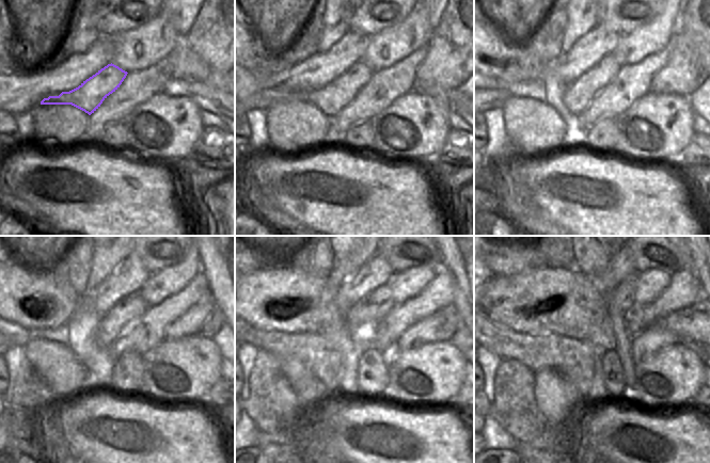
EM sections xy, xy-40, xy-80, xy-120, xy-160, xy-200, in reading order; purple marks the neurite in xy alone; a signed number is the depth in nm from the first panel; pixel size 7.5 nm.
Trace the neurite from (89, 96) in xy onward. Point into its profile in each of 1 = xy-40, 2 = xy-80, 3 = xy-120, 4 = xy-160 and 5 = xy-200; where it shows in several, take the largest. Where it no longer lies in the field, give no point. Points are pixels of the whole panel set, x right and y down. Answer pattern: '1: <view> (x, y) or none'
1: xy-40 (331, 98)
2: xy-80 (579, 94)
3: xy-120 (127, 310)
4: xy-160 (360, 319)
5: xy-200 (620, 299)

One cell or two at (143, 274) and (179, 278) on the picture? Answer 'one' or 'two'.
two

